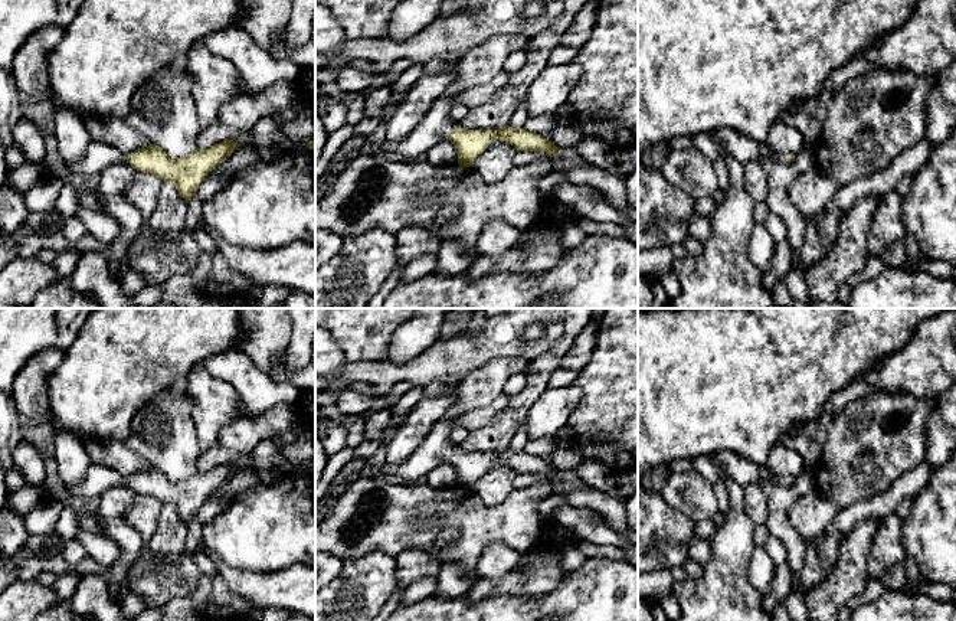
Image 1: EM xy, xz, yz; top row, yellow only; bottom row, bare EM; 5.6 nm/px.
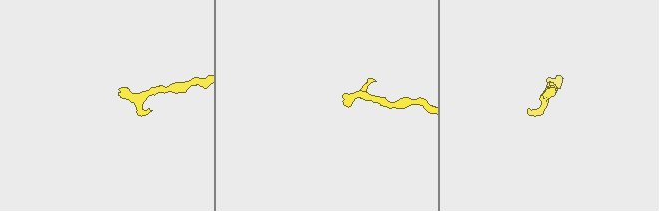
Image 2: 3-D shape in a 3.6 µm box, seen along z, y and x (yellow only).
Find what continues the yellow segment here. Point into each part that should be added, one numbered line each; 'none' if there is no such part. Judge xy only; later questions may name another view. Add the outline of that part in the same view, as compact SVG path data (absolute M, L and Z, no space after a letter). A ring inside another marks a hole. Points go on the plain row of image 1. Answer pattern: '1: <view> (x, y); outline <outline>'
1: xy (98, 479); outline M92 464L82 481L73 487L65 486L65 491L72 496L94 499L101 497L107 490L115 486L127 483L127 477L114 471L112 468Z

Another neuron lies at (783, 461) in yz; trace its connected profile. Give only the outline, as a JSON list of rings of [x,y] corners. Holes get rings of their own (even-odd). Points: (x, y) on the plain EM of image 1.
[[[777,444],[766,460],[765,467],[780,477],[798,477],[805,470],[805,463],[798,451]]]

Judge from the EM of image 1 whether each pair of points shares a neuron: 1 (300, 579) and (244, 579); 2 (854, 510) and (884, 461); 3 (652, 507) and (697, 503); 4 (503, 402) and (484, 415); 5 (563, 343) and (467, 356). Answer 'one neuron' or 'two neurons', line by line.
1: one neuron
2: two neurons
3: two neurons
4: one neuron
5: two neurons

